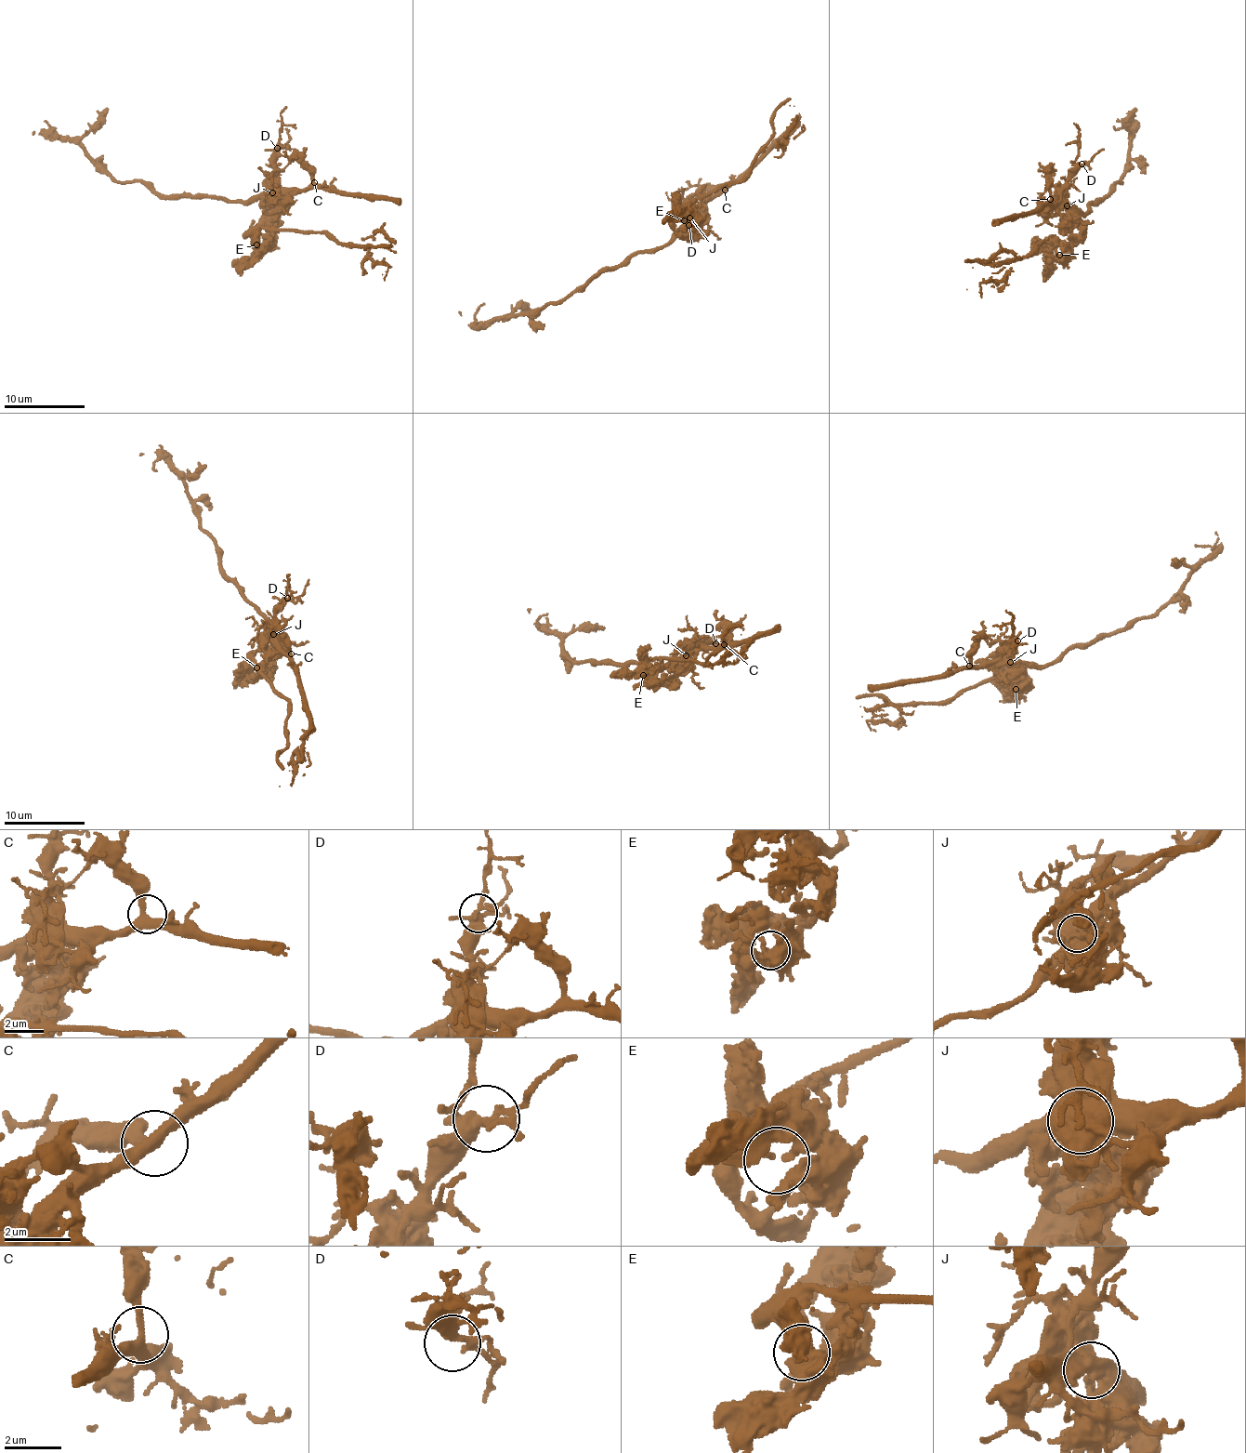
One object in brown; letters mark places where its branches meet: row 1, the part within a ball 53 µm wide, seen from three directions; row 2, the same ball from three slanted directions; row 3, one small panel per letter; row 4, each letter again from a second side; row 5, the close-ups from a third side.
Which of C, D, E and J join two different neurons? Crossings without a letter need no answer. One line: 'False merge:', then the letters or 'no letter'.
False merge: J

